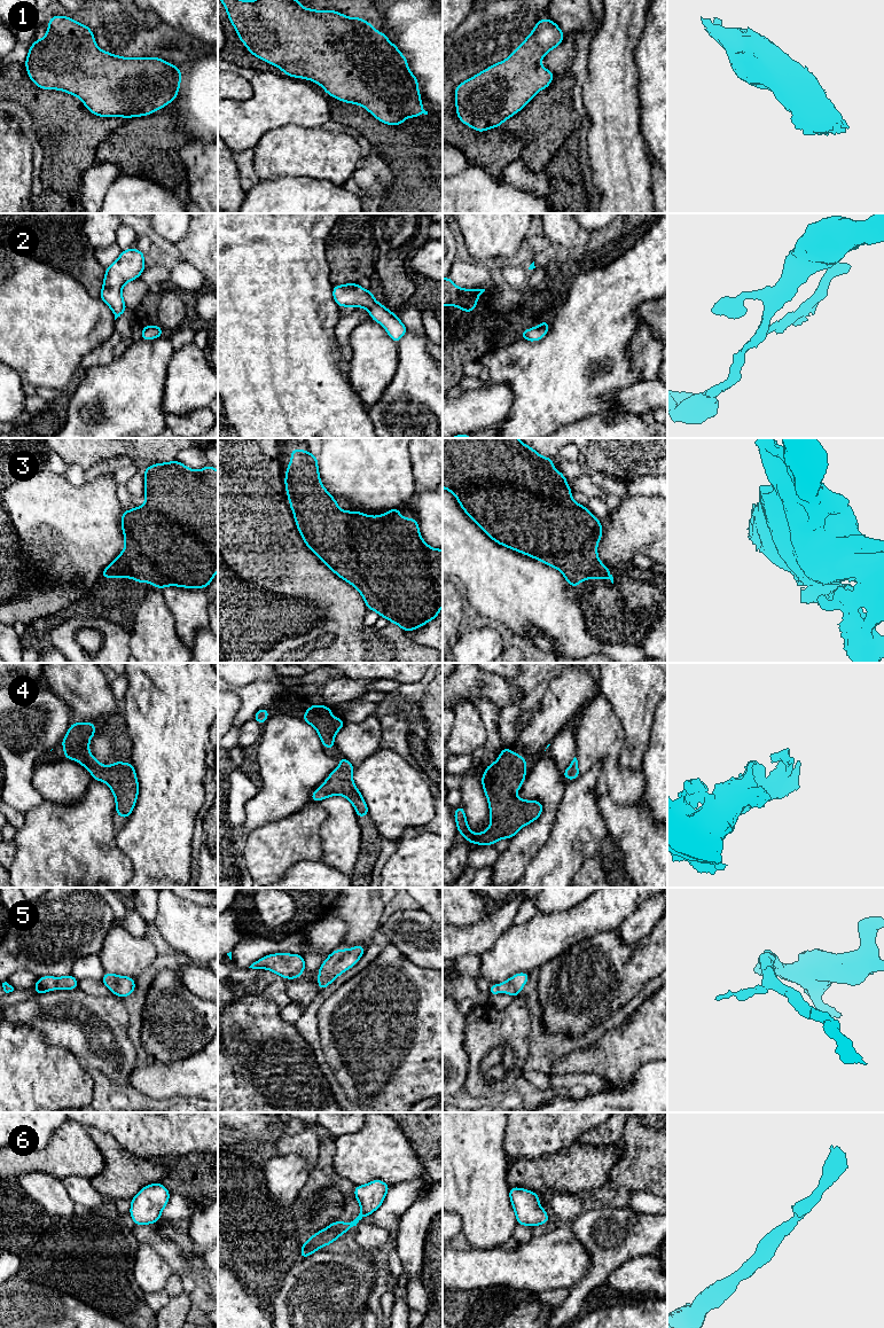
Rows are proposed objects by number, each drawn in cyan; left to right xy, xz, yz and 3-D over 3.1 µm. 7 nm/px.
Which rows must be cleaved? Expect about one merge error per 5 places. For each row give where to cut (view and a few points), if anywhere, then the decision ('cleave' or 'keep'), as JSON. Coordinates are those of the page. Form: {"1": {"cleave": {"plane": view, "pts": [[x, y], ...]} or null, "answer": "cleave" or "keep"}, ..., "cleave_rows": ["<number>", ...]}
{"1": {"cleave": null, "answer": "keep"}, "2": {"cleave": null, "answer": "keep"}, "3": {"cleave": null, "answer": "keep"}, "4": {"cleave": null, "answer": "keep"}, "5": {"cleave": null, "answer": "keep"}, "6": {"cleave": null, "answer": "keep"}, "cleave_rows": []}

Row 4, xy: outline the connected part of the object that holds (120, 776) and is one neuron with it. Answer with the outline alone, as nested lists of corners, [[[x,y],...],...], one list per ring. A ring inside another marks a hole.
[[[73,722],[61,745],[65,753],[62,758],[80,763],[92,773],[96,781],[104,781],[111,789],[116,799],[116,814],[127,819],[132,813],[138,794],[139,783],[132,763],[114,761],[110,767],[103,766],[89,752],[88,743],[96,733],[93,722]]]

